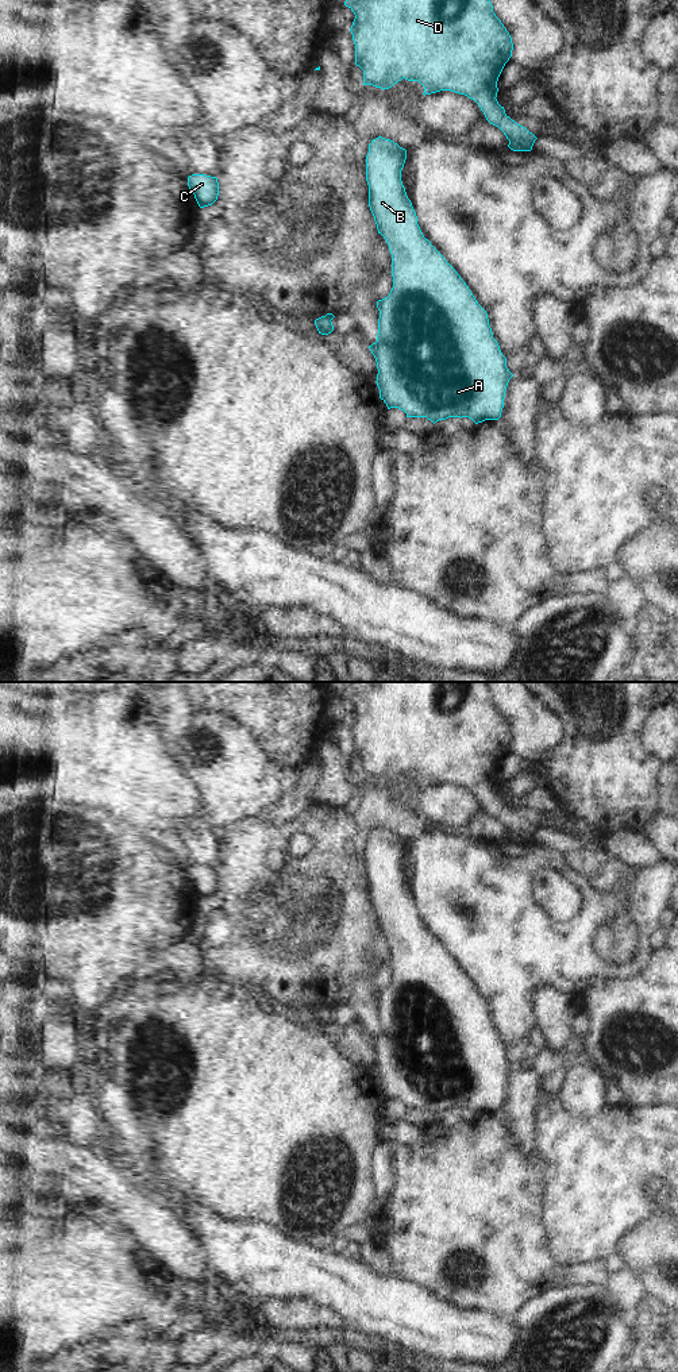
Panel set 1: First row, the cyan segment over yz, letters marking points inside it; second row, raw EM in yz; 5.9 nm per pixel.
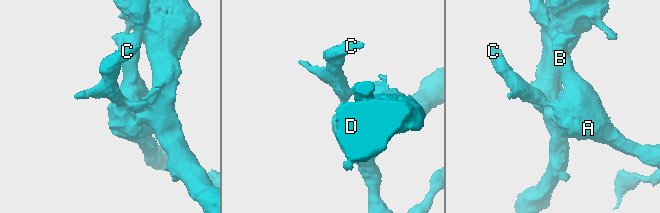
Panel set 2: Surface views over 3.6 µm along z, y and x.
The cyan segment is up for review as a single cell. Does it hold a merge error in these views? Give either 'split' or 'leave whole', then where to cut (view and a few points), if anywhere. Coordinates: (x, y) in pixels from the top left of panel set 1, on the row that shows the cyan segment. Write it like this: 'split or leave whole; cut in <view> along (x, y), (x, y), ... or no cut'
split; cut in yz along (326, 315), (330, 320)

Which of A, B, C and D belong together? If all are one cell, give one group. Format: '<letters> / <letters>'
A B C / D

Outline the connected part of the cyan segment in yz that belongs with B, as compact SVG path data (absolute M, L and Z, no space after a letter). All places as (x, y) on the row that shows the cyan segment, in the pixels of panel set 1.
M378 136L369 144L366 181L369 207L378 234L389 244L392 254L393 288L388 297L377 301L380 311L377 342L369 346L377 362L380 398L388 409L398 408L407 417L427 417L434 424L448 417L469 417L475 424L498 420L504 398L513 374L506 367L497 340L493 338L486 311L444 257L424 238L417 216L401 181L407 150L390 139Z

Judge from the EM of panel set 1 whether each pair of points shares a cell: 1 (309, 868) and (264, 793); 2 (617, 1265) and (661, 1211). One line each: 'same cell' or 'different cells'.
1: different cells
2: different cells

